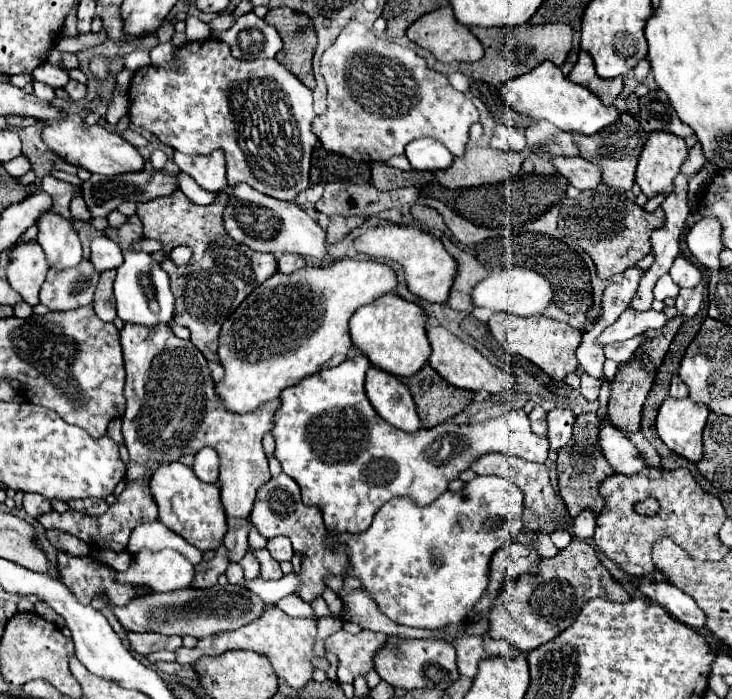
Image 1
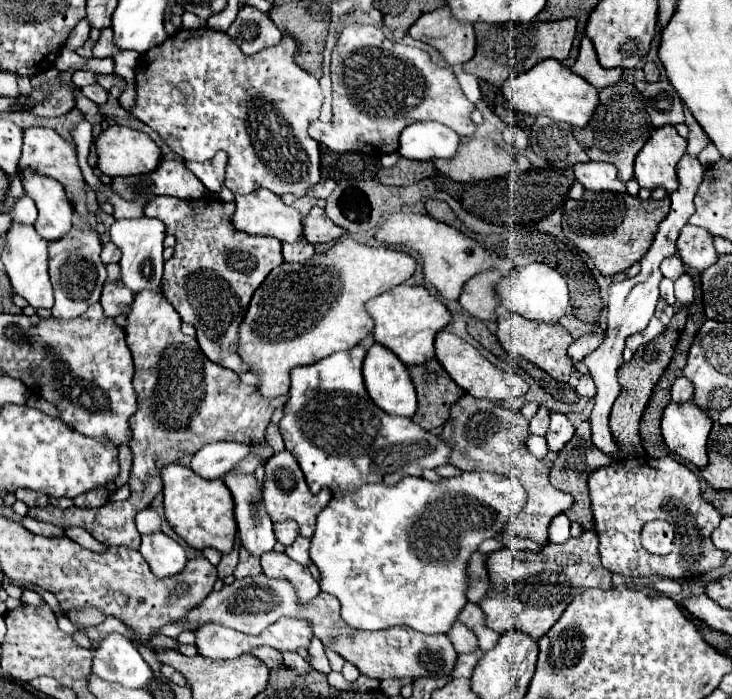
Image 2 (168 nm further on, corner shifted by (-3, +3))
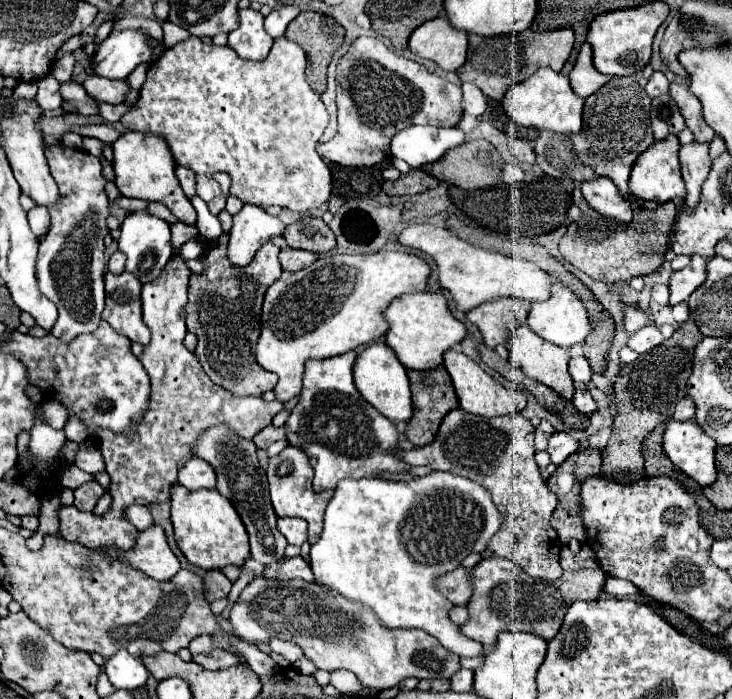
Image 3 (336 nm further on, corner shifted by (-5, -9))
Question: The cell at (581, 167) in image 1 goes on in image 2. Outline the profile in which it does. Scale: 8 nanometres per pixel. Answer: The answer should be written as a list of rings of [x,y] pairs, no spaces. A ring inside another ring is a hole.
[[[586,162],[574,166],[576,180],[592,192],[626,193],[624,182],[618,180],[616,168],[608,162]]]

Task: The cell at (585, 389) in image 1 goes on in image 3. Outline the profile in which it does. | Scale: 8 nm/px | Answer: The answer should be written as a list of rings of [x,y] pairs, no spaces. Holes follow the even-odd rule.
[[[576,390],[572,402],[574,402],[574,406],[576,406],[580,412],[584,412],[584,414],[592,414],[592,412],[596,410],[596,402],[594,402],[594,398],[590,396],[588,390]]]

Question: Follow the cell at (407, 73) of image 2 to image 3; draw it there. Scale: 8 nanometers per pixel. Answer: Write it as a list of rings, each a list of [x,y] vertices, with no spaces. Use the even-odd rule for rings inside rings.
[[[356,38],[348,52],[342,56],[336,68],[336,84],[338,84],[338,132],[332,140],[320,142],[316,146],[318,154],[330,162],[342,166],[374,166],[386,158],[390,158],[390,140],[400,130],[412,124],[432,124],[442,128],[454,128],[462,118],[462,90],[452,82],[430,74],[422,64],[414,60],[402,58],[388,50],[380,38]]]

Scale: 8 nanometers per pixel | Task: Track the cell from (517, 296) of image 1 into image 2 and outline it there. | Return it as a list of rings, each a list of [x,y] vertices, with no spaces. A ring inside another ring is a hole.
[[[542,262],[518,266],[516,274],[504,276],[504,282],[498,286],[498,294],[502,298],[504,308],[508,308],[508,310],[512,310],[512,312],[516,312],[528,320],[534,320],[534,322],[556,324],[570,308],[566,278]]]

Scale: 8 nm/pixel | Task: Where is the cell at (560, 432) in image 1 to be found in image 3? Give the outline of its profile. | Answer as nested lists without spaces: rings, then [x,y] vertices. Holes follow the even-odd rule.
[[[554,432],[548,442],[548,454],[556,466],[562,464],[576,450],[578,450],[578,442],[566,432]]]

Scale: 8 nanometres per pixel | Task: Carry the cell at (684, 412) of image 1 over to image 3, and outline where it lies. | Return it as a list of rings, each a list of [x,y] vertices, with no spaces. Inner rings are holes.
[[[668,420],[664,432],[664,452],[674,466],[686,472],[700,486],[710,486],[716,480],[714,450],[716,440],[706,436],[696,420]]]

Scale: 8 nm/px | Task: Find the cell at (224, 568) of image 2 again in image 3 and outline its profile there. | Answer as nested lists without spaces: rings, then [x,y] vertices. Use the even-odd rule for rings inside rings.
[[[206,572],[204,574],[204,582],[206,582],[206,594],[208,594],[208,600],[218,600],[218,598],[226,598],[230,588],[232,588],[232,582],[220,572]]]

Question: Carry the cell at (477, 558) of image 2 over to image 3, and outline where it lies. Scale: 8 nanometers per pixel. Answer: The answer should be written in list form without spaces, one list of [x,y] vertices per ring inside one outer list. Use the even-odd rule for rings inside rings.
[[[458,566],[454,572],[448,572],[438,580],[438,588],[448,596],[448,600],[456,606],[466,606],[472,596],[472,576],[468,568]]]

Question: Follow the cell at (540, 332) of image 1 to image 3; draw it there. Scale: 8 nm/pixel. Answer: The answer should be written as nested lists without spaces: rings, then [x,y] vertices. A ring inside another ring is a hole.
[[[518,326],[512,332],[512,336],[508,338],[507,349],[509,352],[508,360],[514,360],[526,376],[550,386],[552,390],[556,390],[566,400],[572,398],[574,386],[572,386],[572,378],[568,374],[568,358],[570,358],[568,348],[560,348],[560,346],[554,346],[554,344],[546,342],[544,338],[534,334],[528,326]]]

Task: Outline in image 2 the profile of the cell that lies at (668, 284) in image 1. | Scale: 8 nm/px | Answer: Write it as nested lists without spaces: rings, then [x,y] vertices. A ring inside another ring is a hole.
[[[670,256],[670,258],[662,260],[662,274],[666,278],[676,280],[678,276],[682,276],[682,272],[684,272],[684,268],[682,268],[682,264],[680,264],[680,260],[676,256]]]

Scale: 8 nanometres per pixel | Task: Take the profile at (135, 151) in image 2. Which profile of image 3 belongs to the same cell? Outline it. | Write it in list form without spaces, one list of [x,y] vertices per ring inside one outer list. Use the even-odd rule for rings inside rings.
[[[126,132],[112,144],[112,150],[114,150],[112,166],[116,172],[114,184],[118,186],[122,196],[140,198],[148,202],[162,202],[182,224],[188,226],[196,224],[196,210],[190,204],[190,200],[184,198],[184,192],[174,174],[176,168],[174,158],[170,156],[170,148],[160,136],[144,132]]]

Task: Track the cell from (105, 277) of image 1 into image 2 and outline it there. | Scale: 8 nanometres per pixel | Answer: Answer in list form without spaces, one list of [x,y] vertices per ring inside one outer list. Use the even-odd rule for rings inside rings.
[[[108,264],[108,278],[102,290],[100,304],[104,308],[104,314],[110,318],[116,316],[126,316],[130,312],[130,304],[134,302],[134,294],[120,284],[120,266],[118,264]]]

